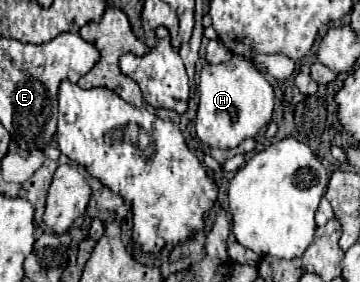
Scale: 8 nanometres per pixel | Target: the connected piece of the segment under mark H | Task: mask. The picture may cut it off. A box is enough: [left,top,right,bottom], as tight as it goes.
[197,54,275,148]

